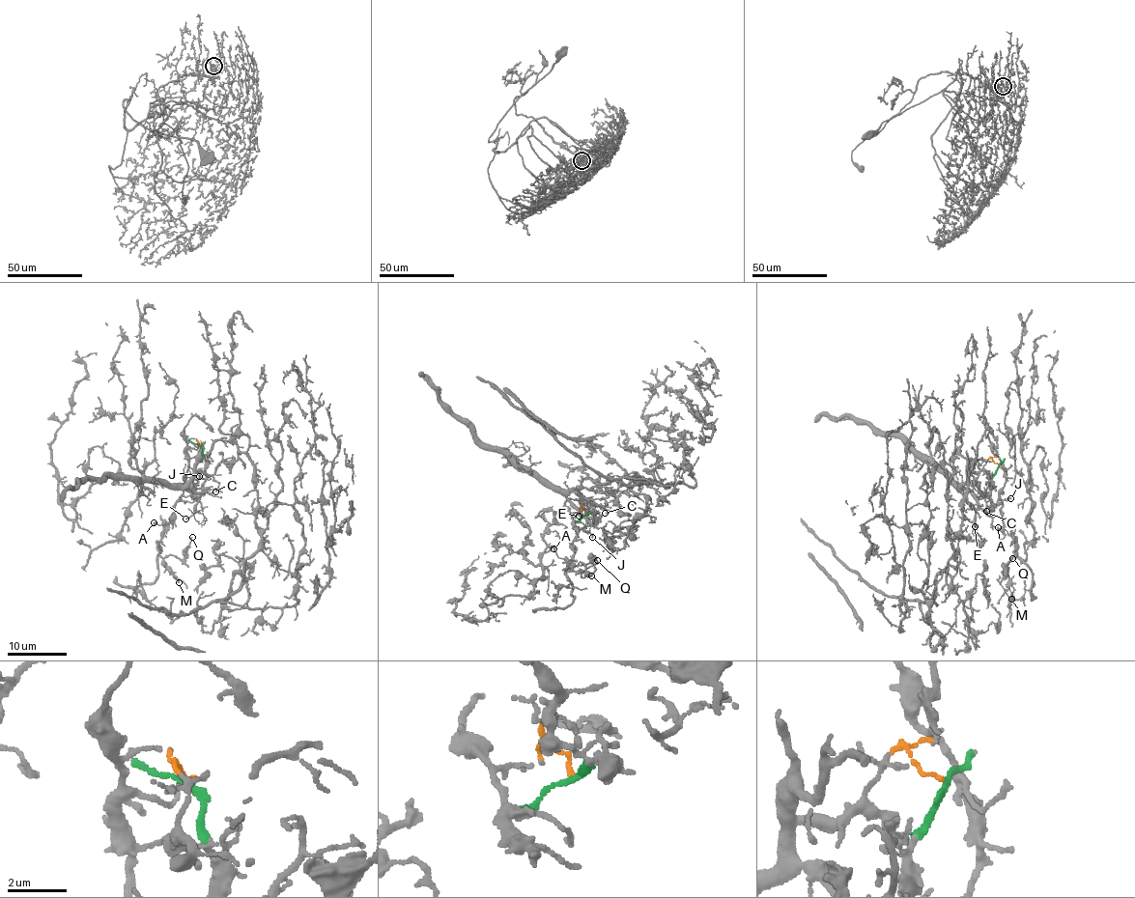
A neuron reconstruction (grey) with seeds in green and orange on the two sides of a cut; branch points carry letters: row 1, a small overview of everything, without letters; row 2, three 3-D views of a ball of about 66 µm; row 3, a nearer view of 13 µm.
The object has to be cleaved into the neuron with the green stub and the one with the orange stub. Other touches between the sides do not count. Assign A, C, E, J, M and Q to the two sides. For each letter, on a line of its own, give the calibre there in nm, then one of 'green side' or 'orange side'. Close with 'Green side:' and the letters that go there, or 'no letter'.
A: 180 nm thick; green side
C: 110 nm thick; orange side
E: 150 nm thick; orange side
J: 180 nm thick; green side
M: 150 nm thick; green side
Q: 140 nm thick; green side
Green side: A, J, M, Q

